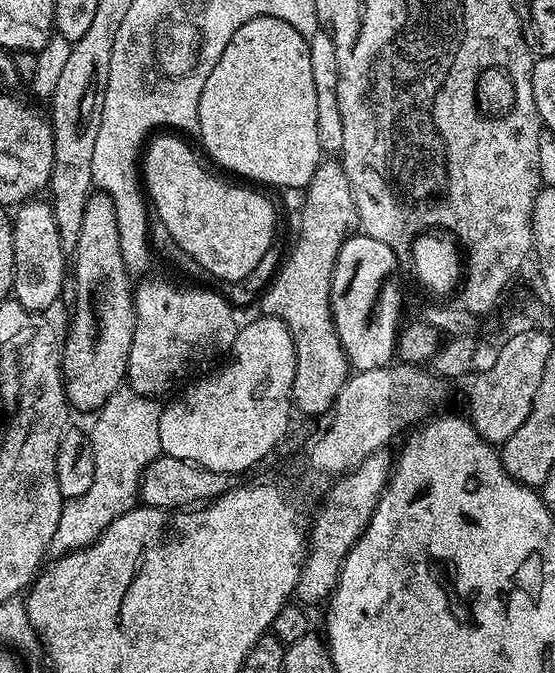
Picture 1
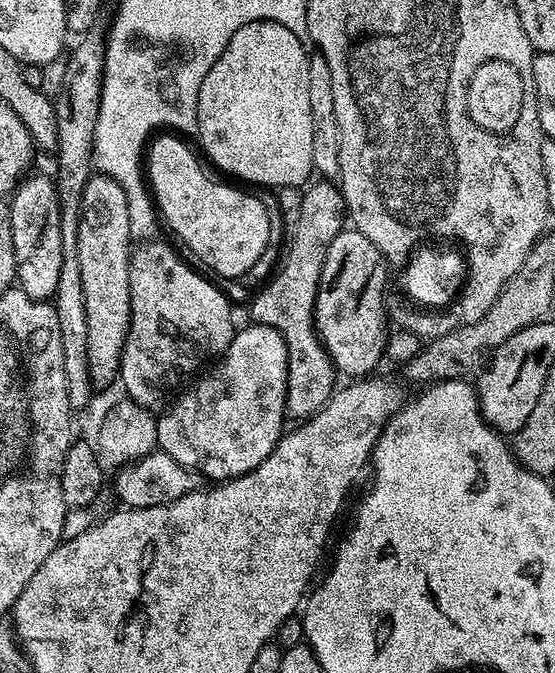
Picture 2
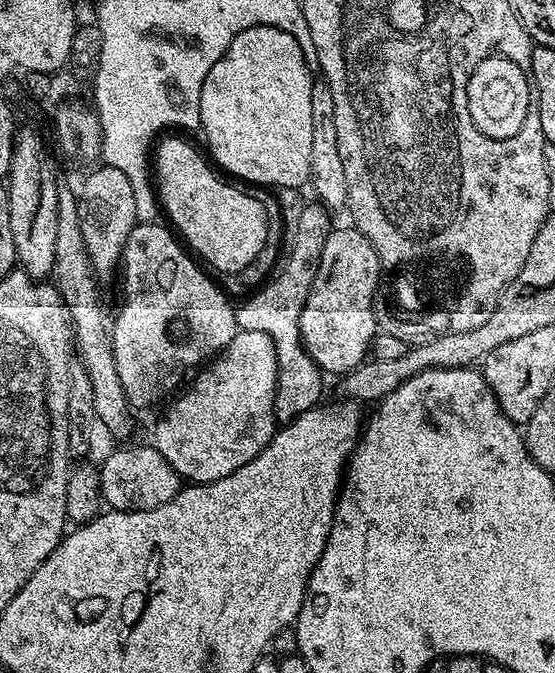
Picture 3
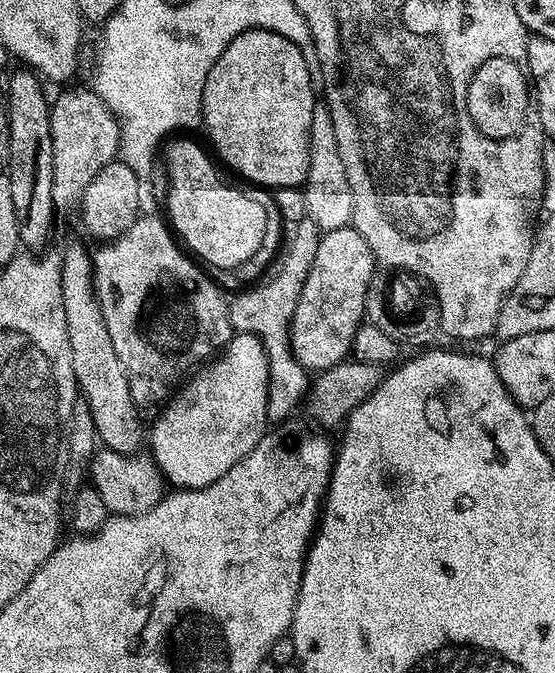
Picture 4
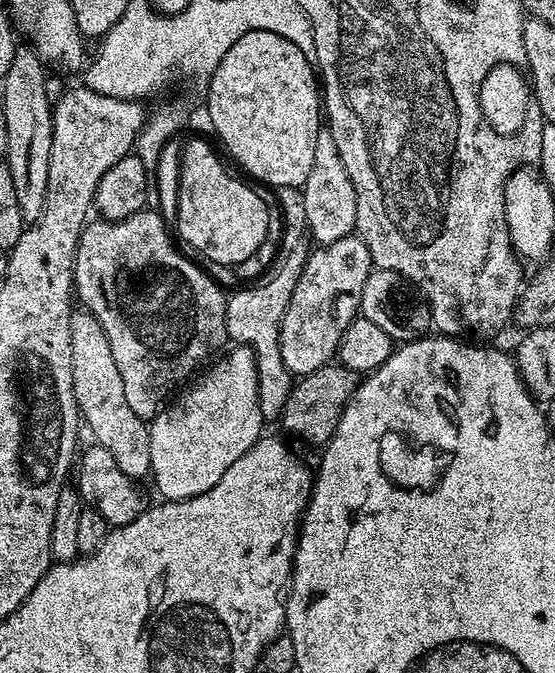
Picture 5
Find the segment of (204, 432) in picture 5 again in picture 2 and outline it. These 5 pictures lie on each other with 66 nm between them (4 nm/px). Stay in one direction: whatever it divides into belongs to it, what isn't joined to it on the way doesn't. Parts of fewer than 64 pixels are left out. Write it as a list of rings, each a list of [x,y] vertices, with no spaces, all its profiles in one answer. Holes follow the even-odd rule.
[[[255,322],[249,325],[233,335],[230,346],[219,357],[220,365],[197,384],[185,387],[172,409],[159,413],[156,421],[159,451],[170,454],[182,466],[198,469],[201,477],[209,476],[212,482],[233,480],[254,470],[271,454],[286,431],[286,342],[270,326]]]

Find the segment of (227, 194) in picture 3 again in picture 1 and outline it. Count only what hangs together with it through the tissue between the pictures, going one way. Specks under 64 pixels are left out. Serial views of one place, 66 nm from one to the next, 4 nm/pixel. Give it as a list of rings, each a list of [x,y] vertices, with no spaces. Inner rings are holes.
[[[168,134],[172,136],[160,136],[152,145],[147,145],[146,151],[142,156],[142,184],[146,189],[147,199],[150,201],[151,207],[154,209],[155,215],[160,216],[162,222],[166,224],[166,230],[170,230],[173,235],[174,242],[183,250],[188,260],[192,259],[200,268],[205,268],[212,276],[217,276],[217,281],[244,281],[246,274],[250,274],[250,270],[254,270],[254,266],[258,266],[258,262],[262,259],[262,254],[266,254],[266,250],[270,250],[274,246],[272,240],[276,236],[276,208],[263,196],[260,192],[251,192],[248,188],[239,188],[236,184],[227,184],[224,180],[219,180],[216,176],[211,176],[206,169],[200,165],[200,160],[179,140],[179,135]]]

